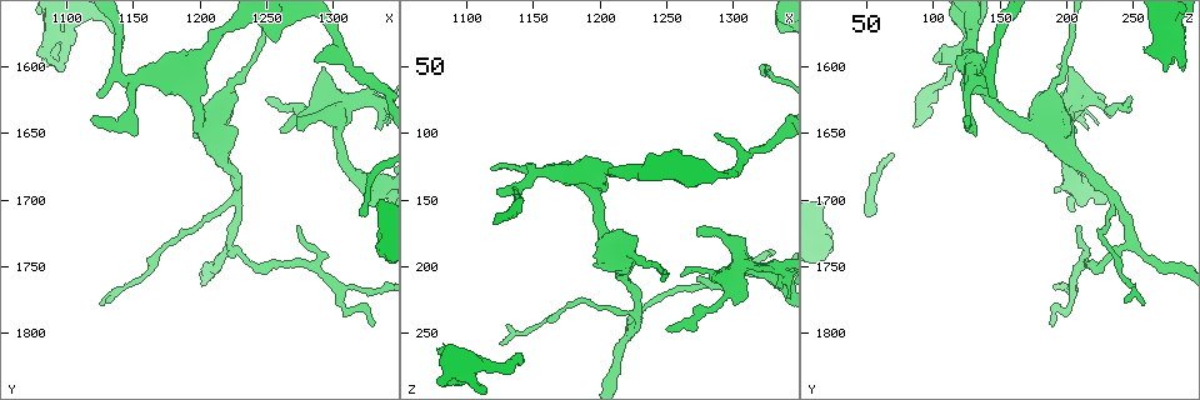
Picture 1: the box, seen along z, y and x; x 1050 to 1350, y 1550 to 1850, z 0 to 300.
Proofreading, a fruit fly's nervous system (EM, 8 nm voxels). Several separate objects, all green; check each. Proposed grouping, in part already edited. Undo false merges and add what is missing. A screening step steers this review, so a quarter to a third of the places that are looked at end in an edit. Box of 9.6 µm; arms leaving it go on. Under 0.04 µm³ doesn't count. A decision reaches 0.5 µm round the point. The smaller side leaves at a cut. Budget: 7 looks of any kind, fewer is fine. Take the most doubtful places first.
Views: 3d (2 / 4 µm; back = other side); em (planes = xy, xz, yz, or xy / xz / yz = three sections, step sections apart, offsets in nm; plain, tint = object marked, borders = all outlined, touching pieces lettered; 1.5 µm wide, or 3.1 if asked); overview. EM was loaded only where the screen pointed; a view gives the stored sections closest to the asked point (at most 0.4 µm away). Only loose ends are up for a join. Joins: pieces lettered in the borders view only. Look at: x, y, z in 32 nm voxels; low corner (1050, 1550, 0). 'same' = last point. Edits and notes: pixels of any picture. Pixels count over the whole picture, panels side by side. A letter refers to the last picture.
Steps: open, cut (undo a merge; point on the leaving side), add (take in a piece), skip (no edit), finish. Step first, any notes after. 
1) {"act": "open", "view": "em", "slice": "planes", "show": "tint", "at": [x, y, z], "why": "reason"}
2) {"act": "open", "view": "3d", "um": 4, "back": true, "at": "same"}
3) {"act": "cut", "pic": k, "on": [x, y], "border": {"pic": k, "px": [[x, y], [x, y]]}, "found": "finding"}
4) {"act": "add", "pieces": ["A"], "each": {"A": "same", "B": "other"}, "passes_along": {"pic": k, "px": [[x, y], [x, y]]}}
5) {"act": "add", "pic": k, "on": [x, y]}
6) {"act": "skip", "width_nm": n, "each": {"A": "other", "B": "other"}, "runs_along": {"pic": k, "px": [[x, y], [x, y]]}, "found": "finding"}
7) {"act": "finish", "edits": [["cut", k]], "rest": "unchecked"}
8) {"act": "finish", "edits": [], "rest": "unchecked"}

{"act": "open", "view": "3d", "um": 4, "at": [1142, 1586, 272]}

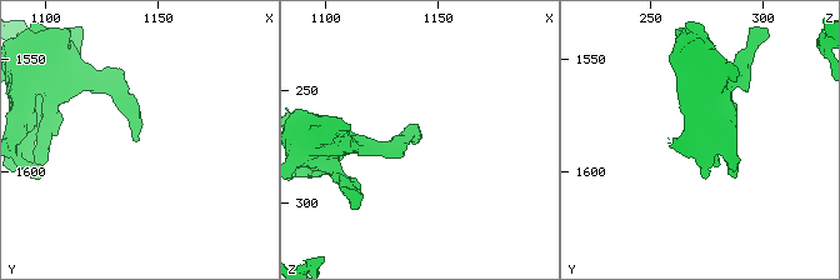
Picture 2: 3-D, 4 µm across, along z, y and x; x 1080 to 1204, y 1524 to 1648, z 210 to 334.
{"act": "open", "view": "em", "slice": "planes", "show": "borders", "at": [1142, 1588, 270]}

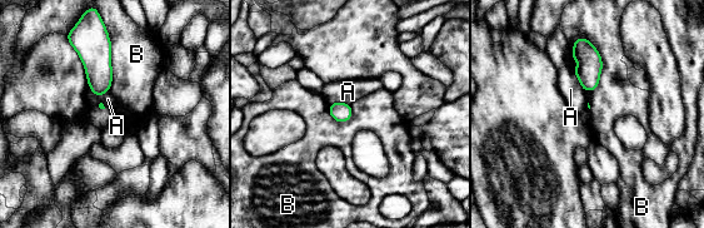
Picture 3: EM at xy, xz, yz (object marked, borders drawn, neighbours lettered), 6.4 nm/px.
{"act": "skip", "each": {"A": "other", "B": "other"}, "border": {"pic": 3, "px": [[578, 36], [602, 59], [585, 92]]}, "found": "no lettered piece goes on from it"}

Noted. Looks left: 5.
{"act": "open", "view": "3d", "um": 2, "at": [1248, 1626, 248], "why": "tapers out"}

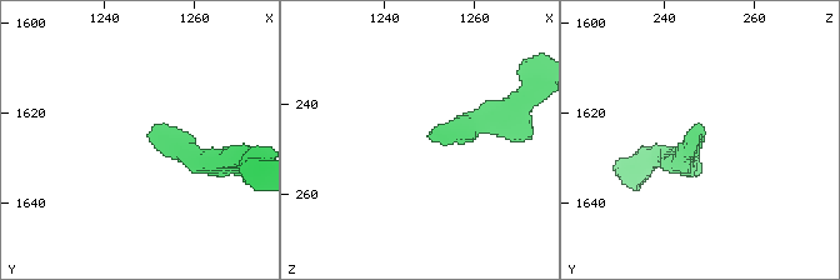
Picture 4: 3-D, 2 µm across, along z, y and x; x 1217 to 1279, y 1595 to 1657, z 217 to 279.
{"act": "open", "view": "em", "slice": "planes", "show": "tint", "at": [1250, 1624, 247]}

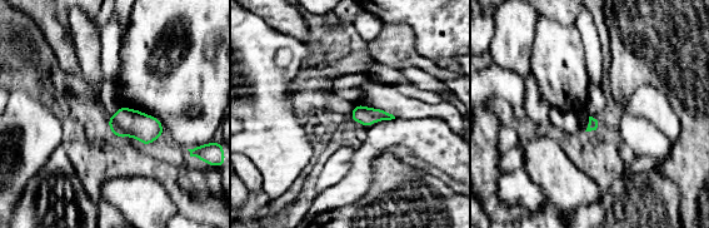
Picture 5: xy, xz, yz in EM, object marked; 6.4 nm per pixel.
{"act": "open", "view": "em", "slice": "planes", "show": "borders", "at": "same"}

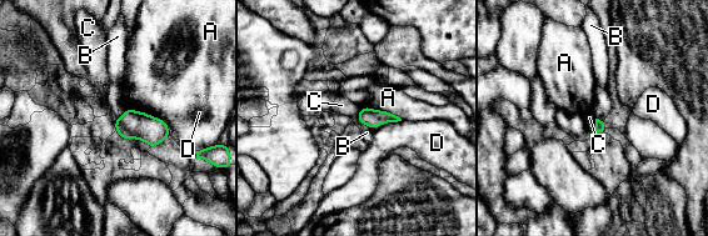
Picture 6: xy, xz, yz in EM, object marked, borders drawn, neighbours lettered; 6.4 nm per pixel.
{"act": "skip", "each": {"A": "other", "B": "other", "C": "other", "D": "other"}, "border": {"pic": 6, "px": [[355, 119], [372, 130]]}, "found": "no lettered piece goes on from it"}

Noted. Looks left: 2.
{"act": "open", "view": "3d", "um": 4, "at": [1310, 1678, 202], "why": "calibre changes"}

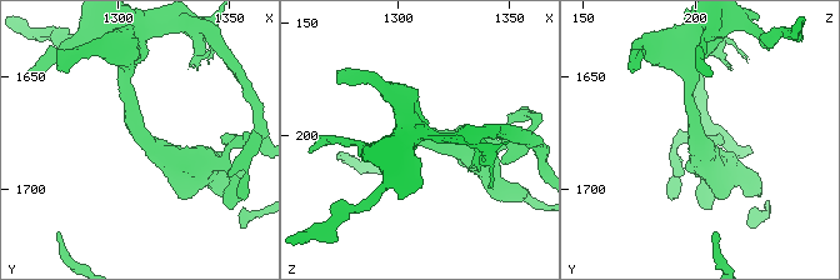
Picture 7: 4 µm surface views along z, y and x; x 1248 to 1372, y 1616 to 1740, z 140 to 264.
{"act": "open", "view": "em", "slice": "planes", "show": "borders", "at": [1312, 1679, 200]}

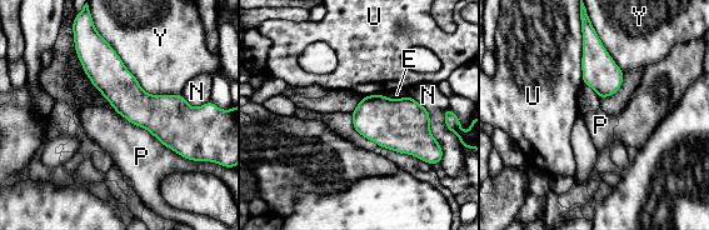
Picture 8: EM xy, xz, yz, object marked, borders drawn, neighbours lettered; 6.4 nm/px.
{"act": "skip", "each": {"E": "other", "N": "other", "P": "other", "U": "other", "Y": "other"}, "runs_along": {"pic": 8, "px": [[76, 30], [148, 110], [191, 110]]}, "found": "continuous, no second cell"}

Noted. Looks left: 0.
{"act": "finish", "edits": [], "rest": "unchecked"}

